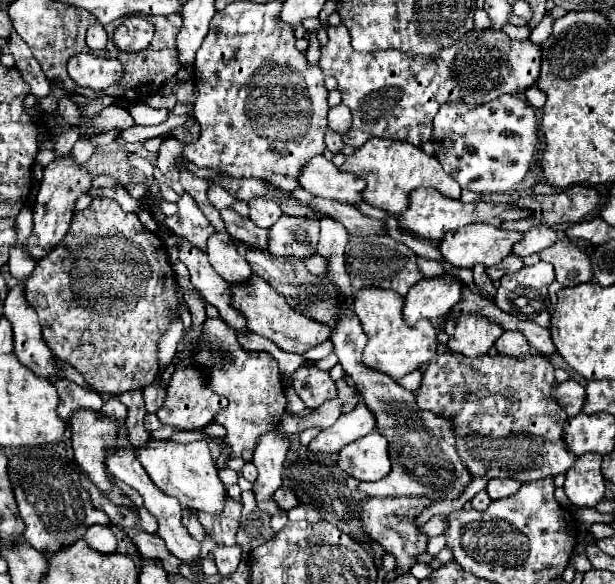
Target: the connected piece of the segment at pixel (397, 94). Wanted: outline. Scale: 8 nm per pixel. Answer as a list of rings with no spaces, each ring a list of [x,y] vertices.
[[[345,25],[329,27],[327,33],[329,33],[329,43],[321,47],[319,67],[323,69],[325,75],[337,79],[339,91],[343,93],[343,105],[347,105],[353,113],[353,125],[349,133],[341,135],[343,143],[351,147],[361,147],[371,137],[399,139],[399,141],[413,143],[415,147],[421,147],[423,143],[431,141],[433,117],[437,115],[441,105],[445,103],[483,105],[505,93],[513,95],[513,93],[527,91],[537,83],[539,69],[541,69],[541,47],[537,43],[529,39],[515,41],[509,39],[503,31],[493,31],[493,29],[471,29],[451,47],[441,49],[437,57],[407,55],[395,49],[389,49],[387,53],[373,53],[373,55],[355,53],[355,49],[351,49],[351,37]]]

